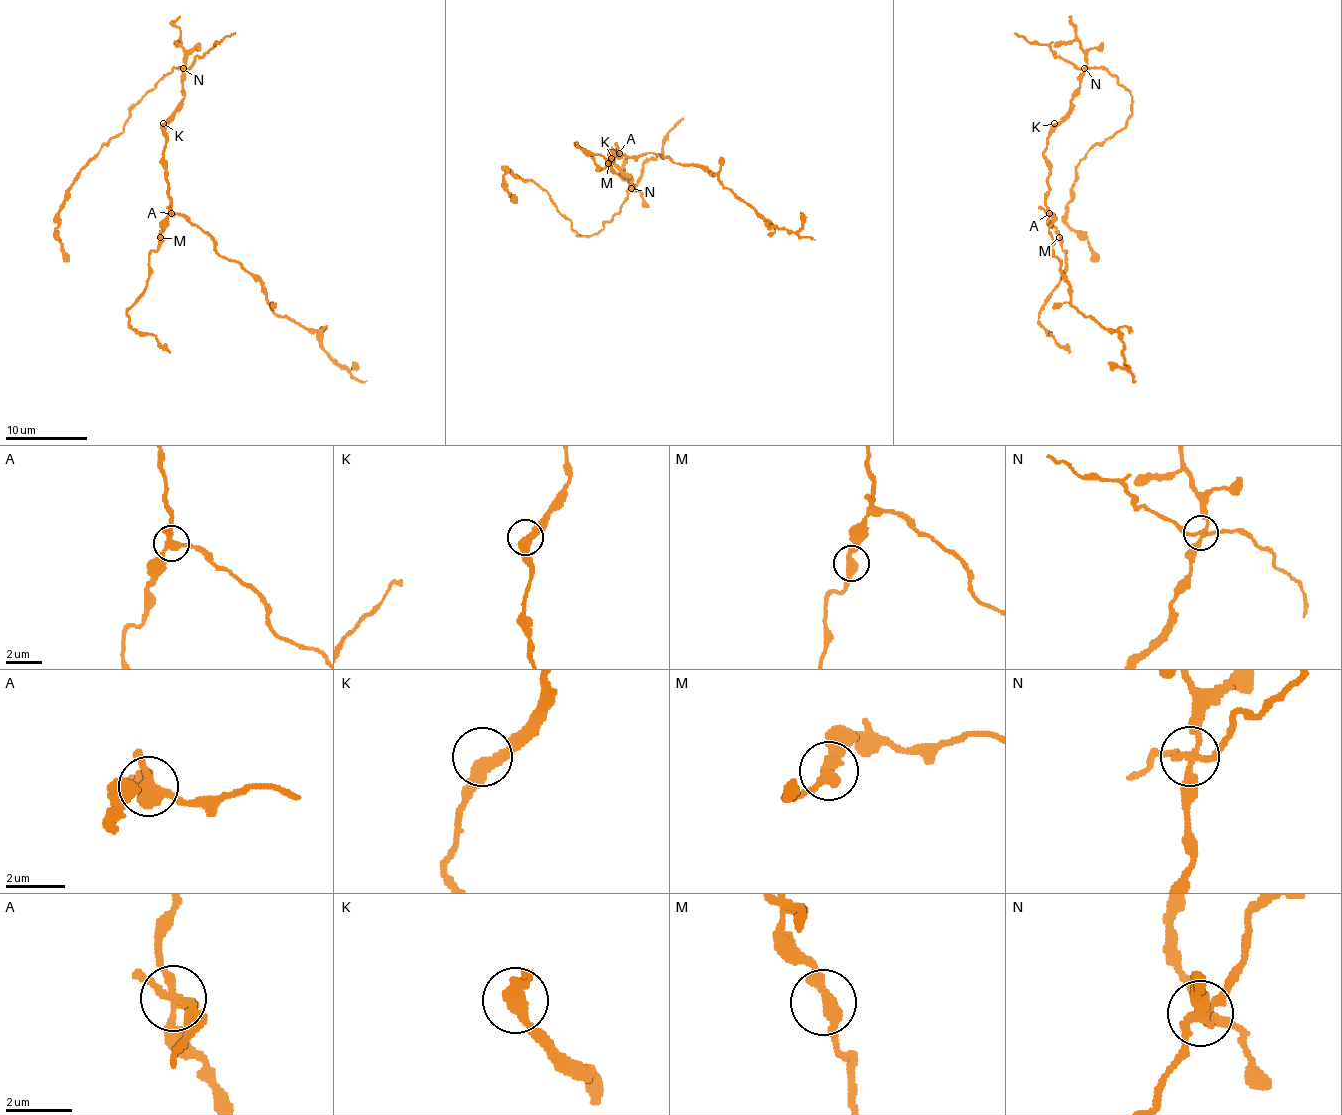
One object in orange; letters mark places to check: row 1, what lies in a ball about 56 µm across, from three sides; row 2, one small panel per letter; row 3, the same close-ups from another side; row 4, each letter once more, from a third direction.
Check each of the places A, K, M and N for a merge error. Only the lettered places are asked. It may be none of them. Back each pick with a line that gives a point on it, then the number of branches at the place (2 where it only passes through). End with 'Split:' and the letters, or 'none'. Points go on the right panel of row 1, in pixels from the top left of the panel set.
A: (1049, 213) | 4
N: (1084, 68) | 4
Split: A, N

